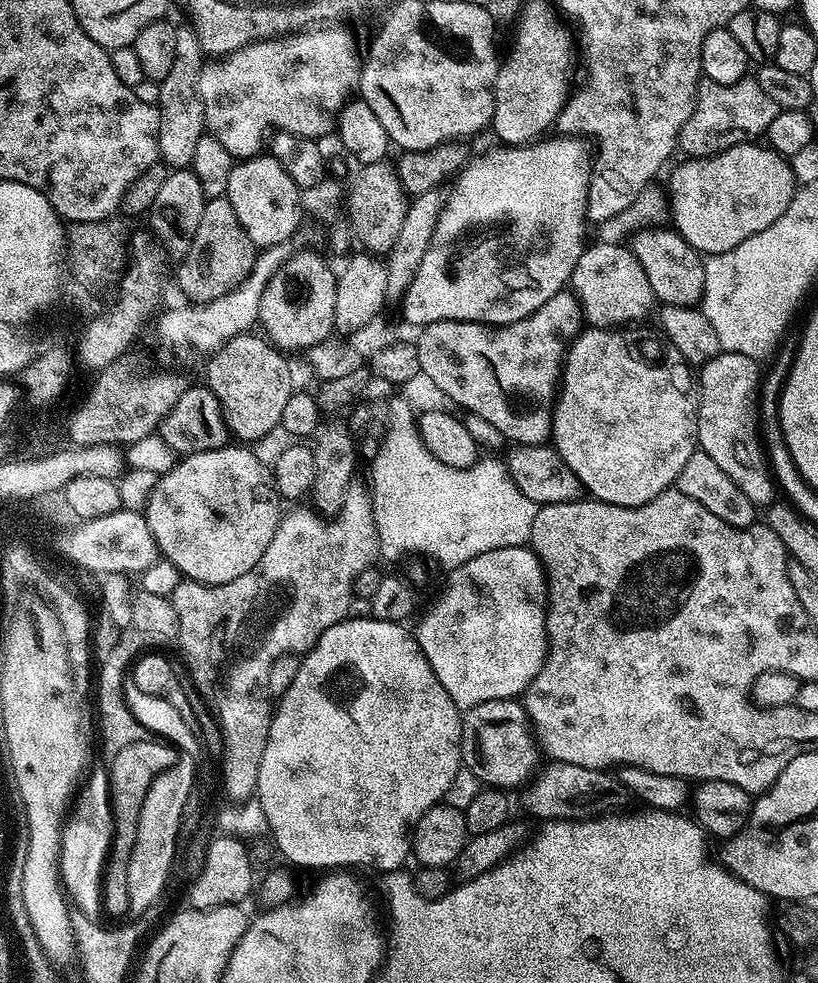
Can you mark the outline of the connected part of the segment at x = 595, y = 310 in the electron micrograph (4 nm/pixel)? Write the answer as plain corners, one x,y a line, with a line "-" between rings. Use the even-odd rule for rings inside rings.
589,243
574,266
570,288
580,303
583,319
593,328
635,325
657,303
640,262
623,243

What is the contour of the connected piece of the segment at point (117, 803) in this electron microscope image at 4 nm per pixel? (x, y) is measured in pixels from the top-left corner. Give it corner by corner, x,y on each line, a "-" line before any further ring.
157,738
153,744
132,745
127,751
118,753
110,760
108,768
109,786
113,814
112,845
108,851
103,871
103,911
109,916
129,915
129,895
126,878
130,867
131,854
134,852
135,839
138,836
139,815
151,783
163,771
169,770
178,761
177,749
171,743

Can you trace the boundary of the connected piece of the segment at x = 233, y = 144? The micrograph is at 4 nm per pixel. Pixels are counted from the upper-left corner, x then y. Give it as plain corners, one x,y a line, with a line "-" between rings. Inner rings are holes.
320,26
328,28
320,28
317,32
308,32
312,30
304,30
299,34
289,34
283,38
273,38
271,40
257,41
252,45
248,45
244,49
232,52
225,58
220,58
216,63
216,77
211,74
203,77
200,85
200,97
204,103
204,123
207,131
214,138
218,138
218,142
222,142
222,146
226,146
226,150
230,150
230,154
234,158
247,158
257,155
265,147
266,135
269,130
279,130
281,132
289,132
290,134
298,134
299,136
307,136
309,138
321,138
327,132
331,133
336,126
336,118
341,108
346,104
349,98
357,91
360,83
360,69
362,67
361,53
356,53
356,40
348,32
343,32
340,26

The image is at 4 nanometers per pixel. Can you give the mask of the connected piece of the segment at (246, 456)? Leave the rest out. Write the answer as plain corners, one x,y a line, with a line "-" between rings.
225,446
190,452
177,459
167,473
156,481
143,514
154,534
159,555
178,566
181,577
197,580
200,584
225,584
242,578
246,570
258,566
258,558
266,554
266,546
280,525
282,501
276,491
276,477
273,469
268,468
251,452
251,447

